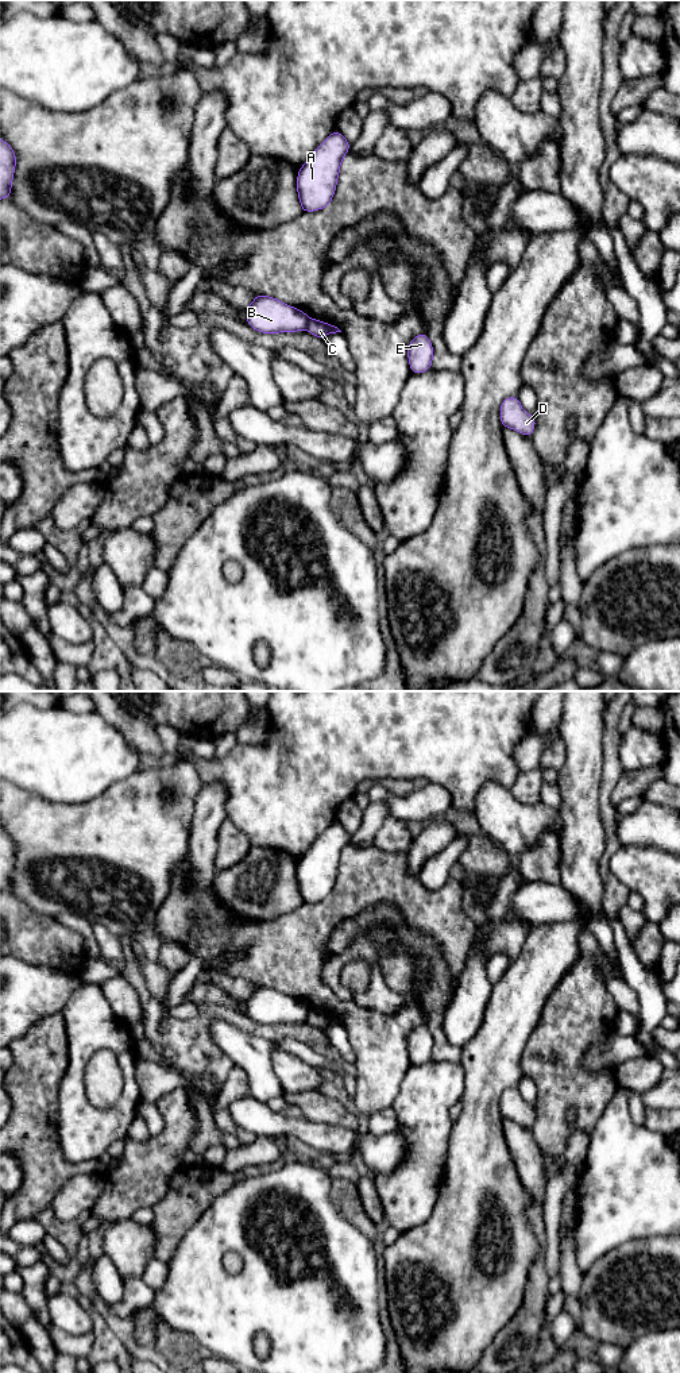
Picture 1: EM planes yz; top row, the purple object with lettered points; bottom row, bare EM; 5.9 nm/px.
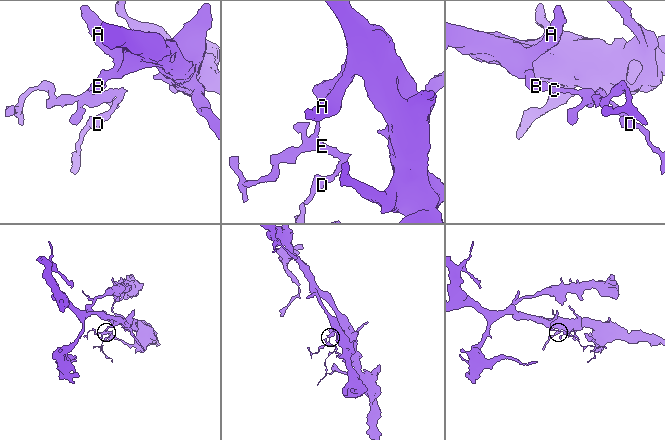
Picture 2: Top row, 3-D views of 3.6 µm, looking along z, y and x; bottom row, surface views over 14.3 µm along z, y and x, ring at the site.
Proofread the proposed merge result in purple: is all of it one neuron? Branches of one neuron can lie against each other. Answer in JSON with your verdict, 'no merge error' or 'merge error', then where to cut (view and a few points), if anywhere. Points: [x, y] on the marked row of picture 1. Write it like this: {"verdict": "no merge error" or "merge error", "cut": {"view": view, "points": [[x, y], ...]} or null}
{"verdict": "merge error", "cut": {"view": "yz", "points": [[309, 317], [305, 328]]}}

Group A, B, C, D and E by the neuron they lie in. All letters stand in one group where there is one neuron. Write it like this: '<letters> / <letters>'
A B / C D E

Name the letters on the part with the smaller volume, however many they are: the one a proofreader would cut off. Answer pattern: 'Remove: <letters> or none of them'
Remove: C, D, E

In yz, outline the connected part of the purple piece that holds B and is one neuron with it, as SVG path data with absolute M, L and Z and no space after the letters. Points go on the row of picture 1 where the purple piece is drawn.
M256 294L246 308L247 324L260 333L298 332L306 329L308 315L274 297Z

